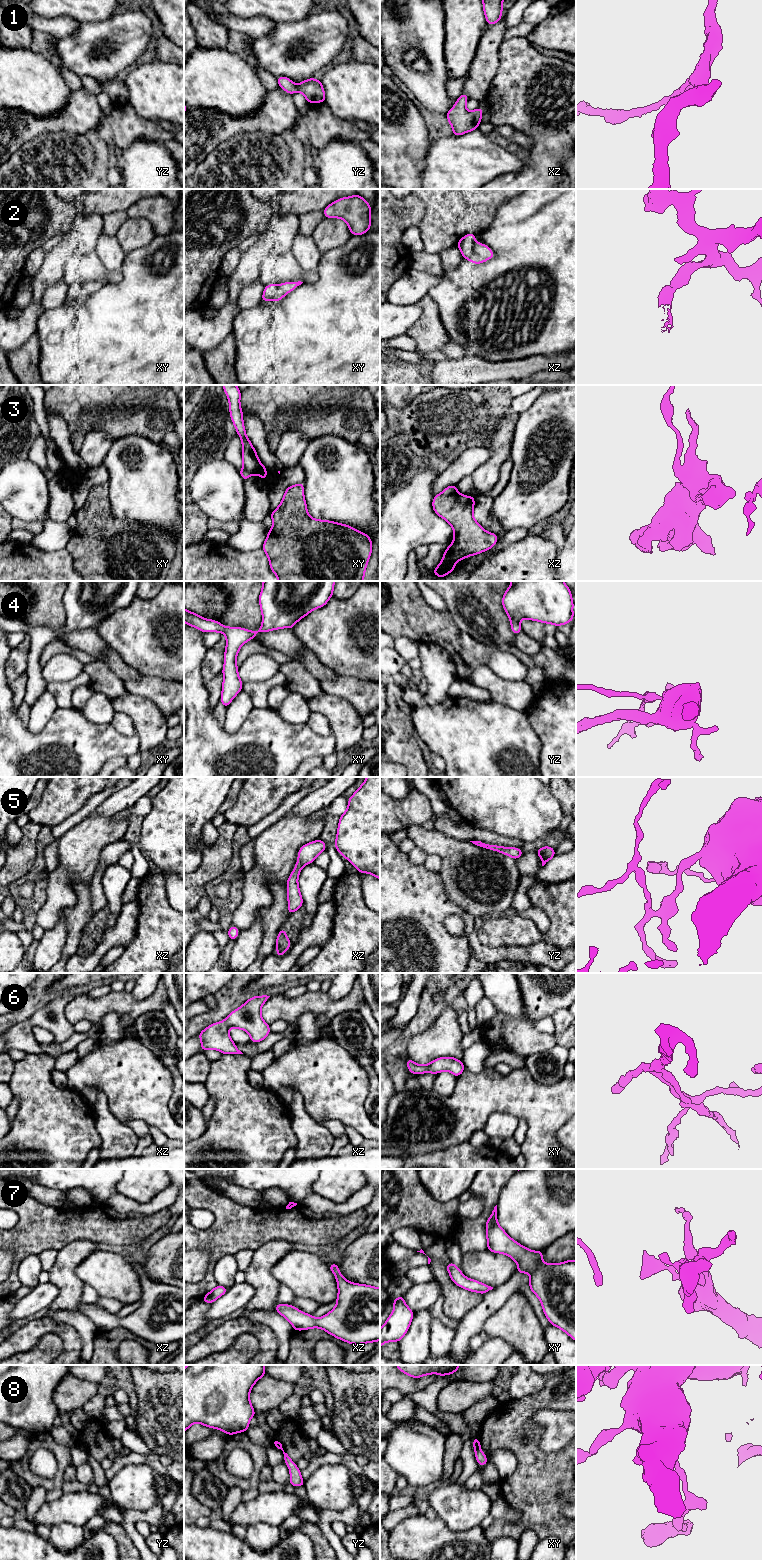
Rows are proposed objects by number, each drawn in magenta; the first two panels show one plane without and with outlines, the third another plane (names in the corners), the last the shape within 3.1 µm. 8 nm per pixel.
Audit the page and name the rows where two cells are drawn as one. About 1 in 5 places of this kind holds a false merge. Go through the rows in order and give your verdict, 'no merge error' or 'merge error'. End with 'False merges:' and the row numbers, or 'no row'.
1: no merge error
2: no merge error
3: merge error
4: no merge error
5: no merge error
6: no merge error
7: no merge error
8: no merge error
False merges: 3

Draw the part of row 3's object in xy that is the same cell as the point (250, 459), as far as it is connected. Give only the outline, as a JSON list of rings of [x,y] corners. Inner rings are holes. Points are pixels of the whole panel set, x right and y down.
[[[222,385],[229,400],[229,411],[237,434],[242,442],[242,463],[250,472],[254,472],[261,465],[259,457],[248,439],[243,423],[243,412],[240,406],[241,391],[236,385]]]

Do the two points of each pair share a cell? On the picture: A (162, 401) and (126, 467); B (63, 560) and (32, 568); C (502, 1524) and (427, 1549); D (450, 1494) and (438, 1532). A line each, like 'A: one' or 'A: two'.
A: two
B: one
C: two
D: two

